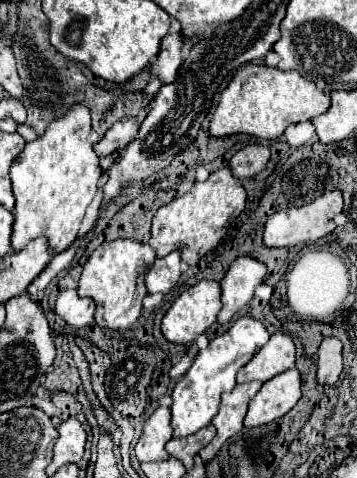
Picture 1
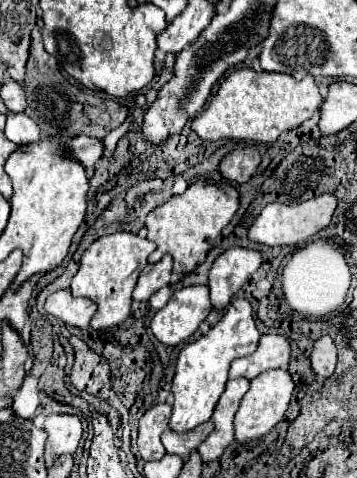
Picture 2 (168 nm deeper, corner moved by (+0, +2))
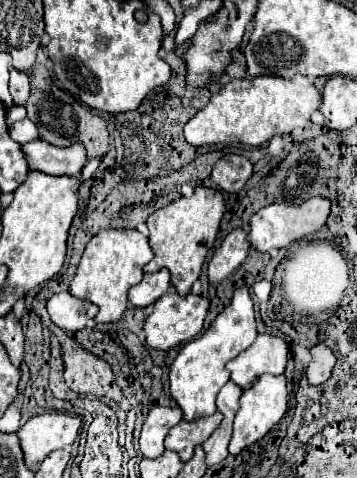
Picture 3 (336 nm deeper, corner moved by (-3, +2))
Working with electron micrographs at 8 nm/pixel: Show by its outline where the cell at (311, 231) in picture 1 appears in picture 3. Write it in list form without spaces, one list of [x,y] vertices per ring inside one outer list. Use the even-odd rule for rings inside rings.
[[[310,198],[300,206],[288,206],[288,204],[270,204],[262,210],[258,210],[252,218],[250,218],[250,244],[252,248],[260,250],[260,252],[270,252],[270,250],[280,250],[284,246],[290,246],[292,242],[306,238],[314,232],[318,232],[320,228],[326,226],[326,220],[330,216],[330,206],[332,202],[328,198]]]

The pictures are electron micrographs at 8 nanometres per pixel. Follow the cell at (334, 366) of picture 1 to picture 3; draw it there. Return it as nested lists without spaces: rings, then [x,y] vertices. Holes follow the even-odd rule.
[[[324,342],[316,344],[310,350],[310,354],[312,354],[312,360],[310,360],[308,368],[306,368],[308,382],[316,384],[316,386],[324,384],[330,378],[330,374],[332,374],[332,368],[336,364],[336,356],[334,356],[334,352]]]

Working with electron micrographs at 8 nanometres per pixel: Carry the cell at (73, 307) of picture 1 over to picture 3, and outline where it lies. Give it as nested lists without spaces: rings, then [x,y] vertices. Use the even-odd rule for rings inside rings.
[[[60,292],[48,298],[48,314],[56,326],[66,332],[78,332],[98,314],[98,306],[74,298],[70,292]]]

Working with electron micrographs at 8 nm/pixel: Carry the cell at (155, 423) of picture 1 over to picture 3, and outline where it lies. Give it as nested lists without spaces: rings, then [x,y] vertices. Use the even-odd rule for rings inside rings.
[[[154,406],[148,412],[140,434],[140,452],[144,458],[158,458],[164,454],[164,438],[180,420],[182,410],[178,410],[178,406]]]

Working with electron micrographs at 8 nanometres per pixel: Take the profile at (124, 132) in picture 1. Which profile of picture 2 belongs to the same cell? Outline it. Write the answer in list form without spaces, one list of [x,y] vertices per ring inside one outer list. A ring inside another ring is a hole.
[[[75,136],[75,138],[65,138],[63,142],[67,158],[75,158],[77,162],[83,162],[87,170],[87,178],[93,176],[93,164],[101,158],[103,154],[103,144],[97,138],[89,136]]]

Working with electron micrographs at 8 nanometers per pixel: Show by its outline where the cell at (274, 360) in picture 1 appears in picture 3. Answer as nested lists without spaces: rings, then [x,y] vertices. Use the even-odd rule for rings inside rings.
[[[260,334],[248,350],[226,364],[230,380],[240,388],[250,388],[262,374],[284,374],[288,346],[286,340],[272,334]]]

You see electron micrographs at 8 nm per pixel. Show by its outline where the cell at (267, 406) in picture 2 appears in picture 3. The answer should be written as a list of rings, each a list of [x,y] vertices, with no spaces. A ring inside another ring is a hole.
[[[262,374],[258,378],[258,382],[244,390],[242,398],[240,398],[240,410],[236,414],[234,420],[234,434],[230,440],[230,454],[238,454],[242,448],[254,444],[256,440],[260,440],[262,436],[266,436],[278,422],[280,418],[286,414],[288,410],[288,386],[286,386],[286,376],[274,376],[274,374]]]

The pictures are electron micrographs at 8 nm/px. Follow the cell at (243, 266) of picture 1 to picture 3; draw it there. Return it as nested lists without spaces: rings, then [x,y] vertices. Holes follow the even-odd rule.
[[[234,230],[226,236],[226,240],[216,248],[210,264],[208,264],[208,278],[212,284],[222,284],[226,278],[232,276],[248,258],[250,242],[244,230]]]

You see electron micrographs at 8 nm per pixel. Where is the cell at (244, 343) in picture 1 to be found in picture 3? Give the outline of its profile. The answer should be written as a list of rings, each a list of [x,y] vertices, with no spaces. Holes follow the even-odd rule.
[[[238,288],[230,306],[226,306],[218,318],[210,324],[210,328],[198,338],[190,340],[176,356],[170,366],[170,394],[174,402],[182,408],[184,420],[198,420],[212,416],[216,412],[216,396],[220,388],[230,380],[228,370],[224,368],[228,360],[234,360],[240,352],[254,344],[258,336],[256,320],[254,320],[254,304],[250,292],[246,288]]]

